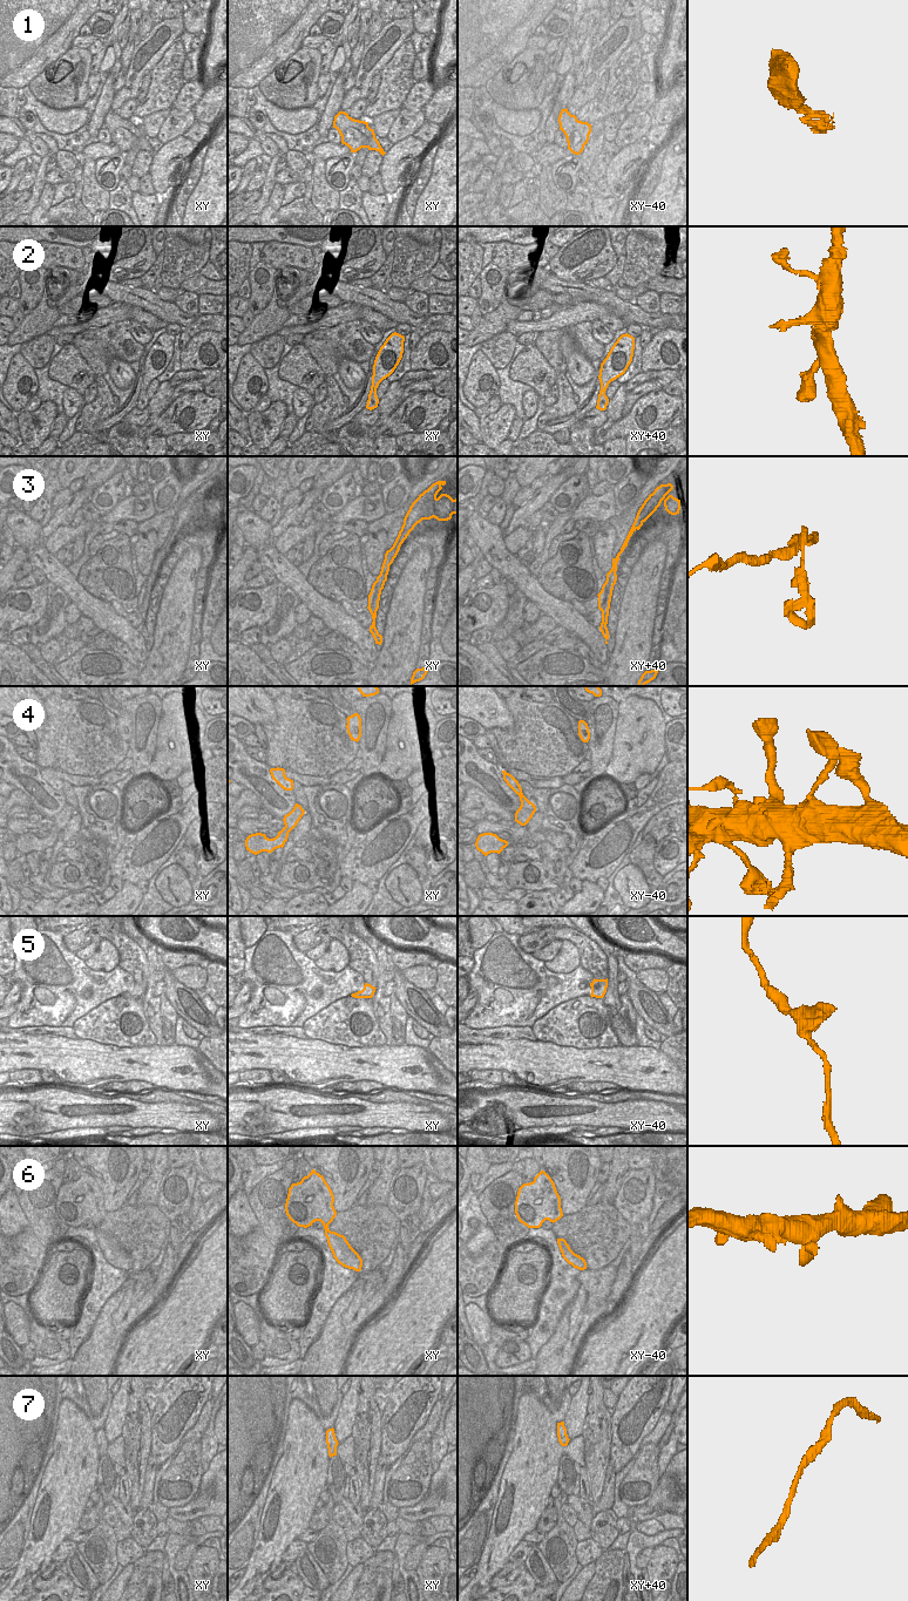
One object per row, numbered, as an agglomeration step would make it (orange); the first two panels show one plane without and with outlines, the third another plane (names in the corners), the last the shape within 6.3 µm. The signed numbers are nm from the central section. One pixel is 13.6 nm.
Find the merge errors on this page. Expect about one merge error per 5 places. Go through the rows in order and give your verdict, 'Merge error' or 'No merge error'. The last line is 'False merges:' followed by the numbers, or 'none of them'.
1: Merge error
2: No merge error
3: No merge error
4: No merge error
5: No merge error
6: No merge error
7: No merge error
False merges: 1.

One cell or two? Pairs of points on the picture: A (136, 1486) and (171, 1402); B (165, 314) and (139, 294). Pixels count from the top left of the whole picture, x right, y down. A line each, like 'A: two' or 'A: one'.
A: two
B: one

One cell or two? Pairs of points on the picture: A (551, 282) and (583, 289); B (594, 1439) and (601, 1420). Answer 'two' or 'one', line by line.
A: one
B: one

